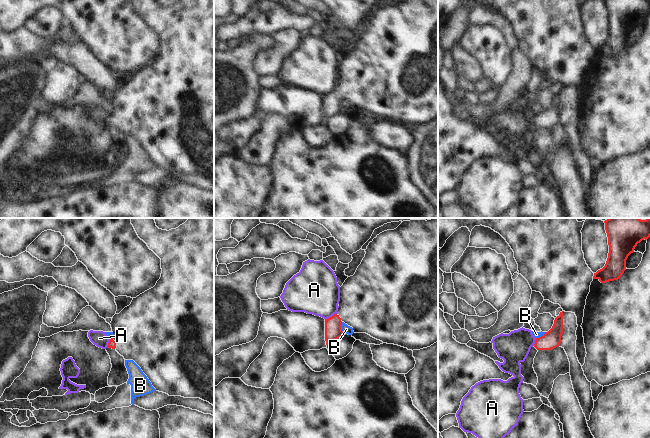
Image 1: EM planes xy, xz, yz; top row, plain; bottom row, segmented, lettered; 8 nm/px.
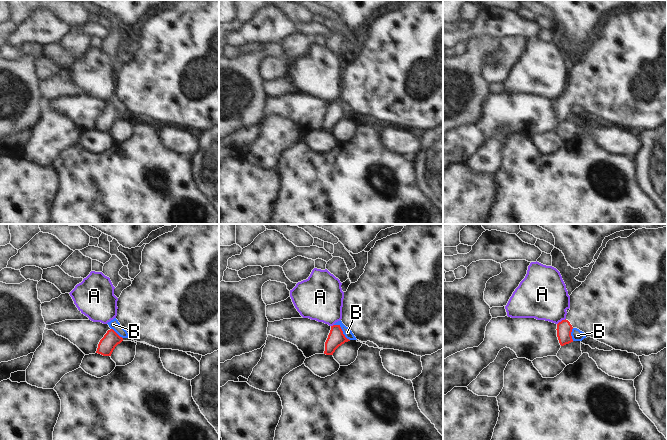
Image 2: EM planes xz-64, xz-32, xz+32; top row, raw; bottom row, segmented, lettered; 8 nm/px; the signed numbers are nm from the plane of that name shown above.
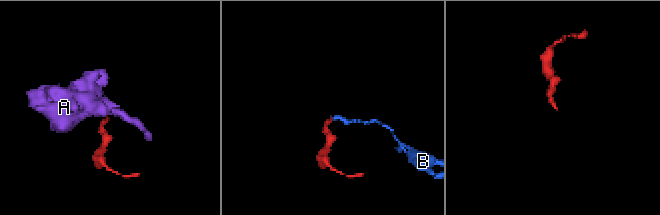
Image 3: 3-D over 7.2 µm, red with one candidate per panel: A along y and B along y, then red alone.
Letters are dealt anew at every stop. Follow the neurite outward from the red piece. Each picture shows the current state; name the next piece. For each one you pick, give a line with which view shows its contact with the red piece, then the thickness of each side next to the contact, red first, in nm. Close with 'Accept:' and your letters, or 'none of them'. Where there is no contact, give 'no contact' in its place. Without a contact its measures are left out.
Accept: none of them

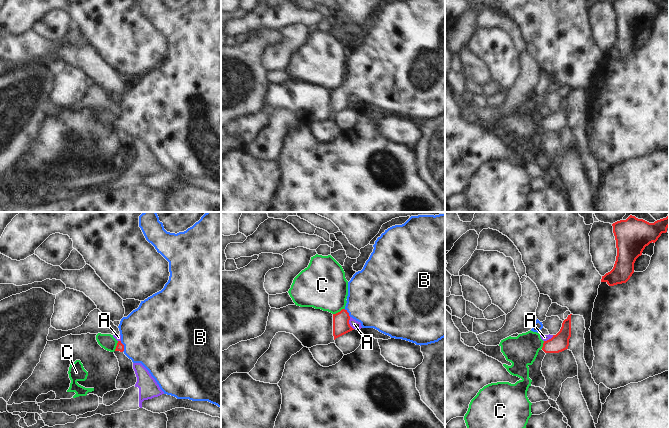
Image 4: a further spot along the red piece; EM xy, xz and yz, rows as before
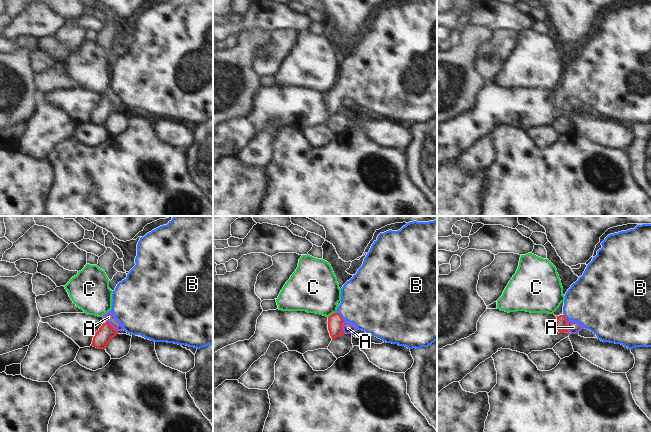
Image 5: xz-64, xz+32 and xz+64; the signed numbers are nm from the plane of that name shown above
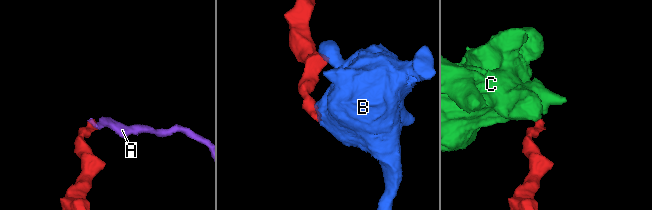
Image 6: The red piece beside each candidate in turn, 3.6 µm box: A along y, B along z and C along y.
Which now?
B: xy | 60/480 nm
Accept: B

